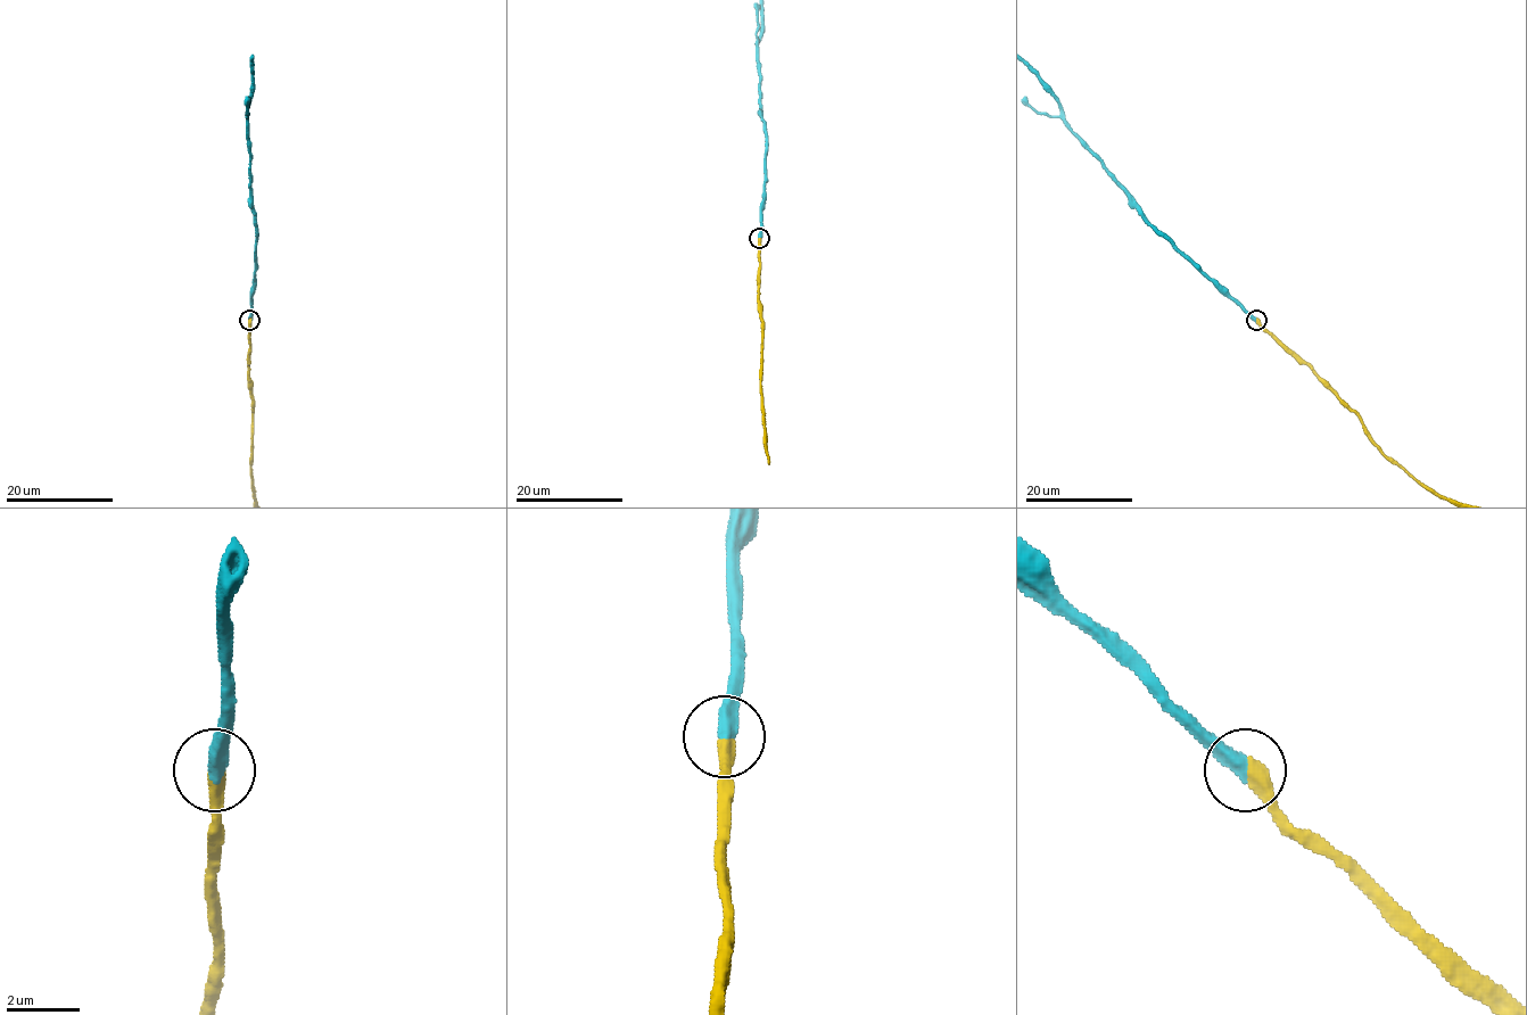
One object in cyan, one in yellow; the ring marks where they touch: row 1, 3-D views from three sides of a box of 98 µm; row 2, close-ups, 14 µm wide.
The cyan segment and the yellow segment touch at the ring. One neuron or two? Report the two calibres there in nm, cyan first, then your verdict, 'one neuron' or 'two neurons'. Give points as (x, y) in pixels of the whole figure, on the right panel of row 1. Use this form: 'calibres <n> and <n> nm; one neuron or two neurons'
calibres 480 and 480 nm; one neuron

